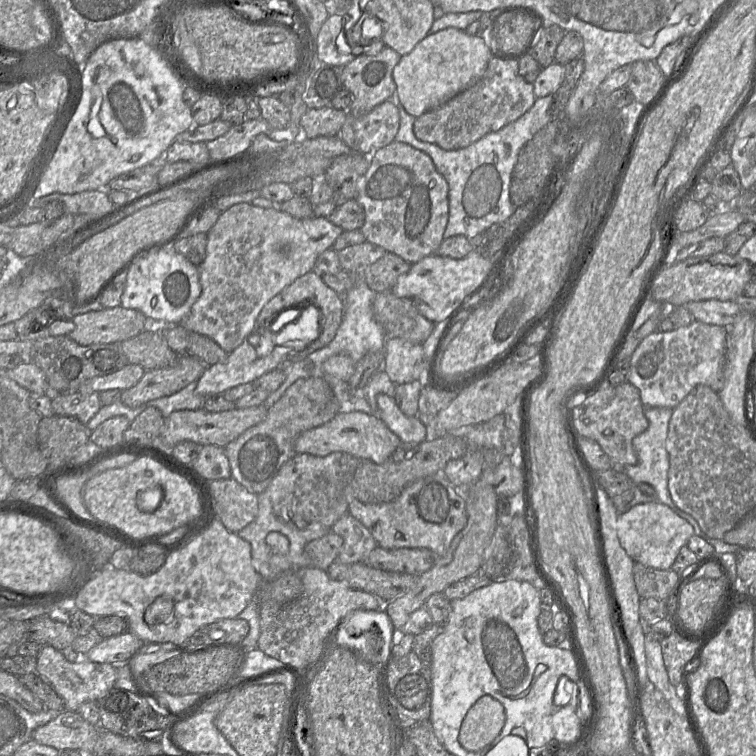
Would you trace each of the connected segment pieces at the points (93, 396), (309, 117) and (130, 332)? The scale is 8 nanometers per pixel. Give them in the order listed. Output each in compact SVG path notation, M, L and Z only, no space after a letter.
M80 392L55 395L51 399L54 415L74 417L87 424L100 410L99 393Z
M332 107L308 108L299 122L302 137L314 139L337 136L346 122L348 114L347 111L337 110Z
M122 306L103 308L73 317L75 329L68 335L83 346L128 340L144 330L148 318Z

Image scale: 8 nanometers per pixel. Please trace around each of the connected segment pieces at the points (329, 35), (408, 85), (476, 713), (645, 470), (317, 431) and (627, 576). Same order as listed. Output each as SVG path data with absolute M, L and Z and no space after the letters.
M331 14L316 38L317 56L324 65L344 67L361 54L377 55L385 47L379 40L367 46L349 45L345 26L349 15Z
M449 27L428 34L393 69L396 94L406 112L417 118L436 109L478 82L486 71L491 50L480 36Z
M480 697L466 713L458 741L467 751L480 752L501 732L506 719L502 704L495 698Z
M644 406L644 415L648 421L648 428L643 433L637 435L632 446L637 456L637 463L631 466L620 467L620 469L631 479L634 485L647 483L653 487L656 492L658 502L668 506L675 514L687 521L693 528L695 535L699 536L709 543L715 550L716 554L722 555L725 553L737 554L740 548L737 545L727 544L724 540L717 540L707 536L700 528L696 520L686 512L679 509L672 501L668 489L668 471L669 471L669 455L666 450L666 439L668 435L668 426L673 413L671 408L654 408Z
M340 411L326 424L302 432L294 441L296 454L326 456L333 452L344 452L360 461L384 463L394 451L403 445L400 439L375 414Z
M600 486L597 487L597 497L599 502L606 562L609 568L612 584L615 591L615 596L620 606L624 629L634 651L634 656L635 656L637 668L638 668L639 682L642 685L643 690L655 691L656 689L654 685L650 682L647 675L646 654L645 654L645 635L642 631L641 617L639 615L639 603L641 598L636 590L636 586L635 586L635 582L633 578L634 562L627 555L627 553L625 552L625 550L620 544L620 541L617 535L618 511L615 508L612 502L612 499L608 497L608 495Z

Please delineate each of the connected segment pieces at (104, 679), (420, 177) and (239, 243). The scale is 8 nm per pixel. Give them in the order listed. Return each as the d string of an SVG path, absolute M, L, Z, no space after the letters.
M49 645L41 646L36 656L36 671L64 700L64 711L73 712L85 702L102 699L115 687L117 678L117 666L113 664L95 663L89 660L73 663L68 661L61 651Z
M393 141L370 156L370 166L358 180L356 201L365 212L365 222L360 231L366 240L398 255L409 264L435 254L443 241L449 218L448 183L430 156L409 144Z
M238 203L227 210L221 212L215 224L206 233L206 253L202 263L197 266L199 269L199 279L201 284L201 293L193 303L189 313L183 317L179 325L188 331L195 332L209 337L215 341L228 354L236 349L254 329L255 321L263 306L286 286L291 284L298 277L311 272L318 256L327 249L330 249L335 240L343 233L343 230L334 225L328 218L312 216L305 219L297 219L276 208L261 208L251 203Z

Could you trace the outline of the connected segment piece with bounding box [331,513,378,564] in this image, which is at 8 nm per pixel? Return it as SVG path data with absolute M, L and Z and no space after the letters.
M348 513L337 520L331 531L343 539L343 546L335 562L342 564L362 562L378 546L369 530Z

